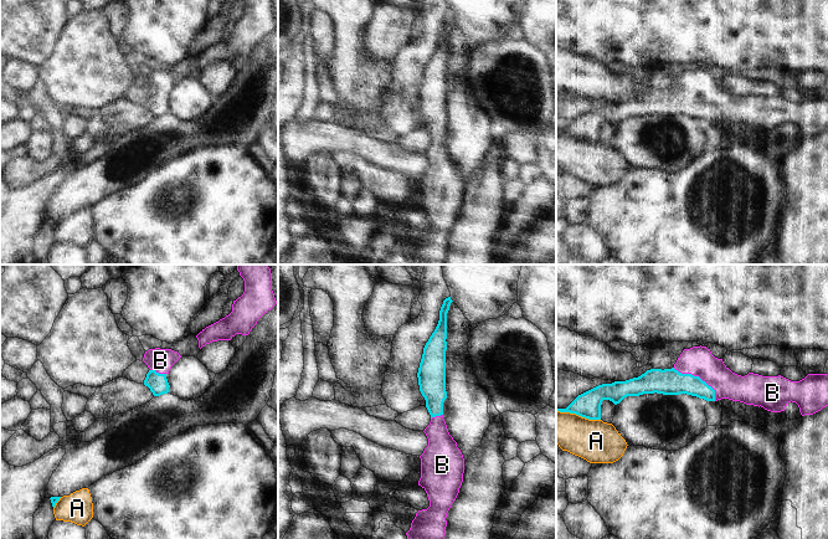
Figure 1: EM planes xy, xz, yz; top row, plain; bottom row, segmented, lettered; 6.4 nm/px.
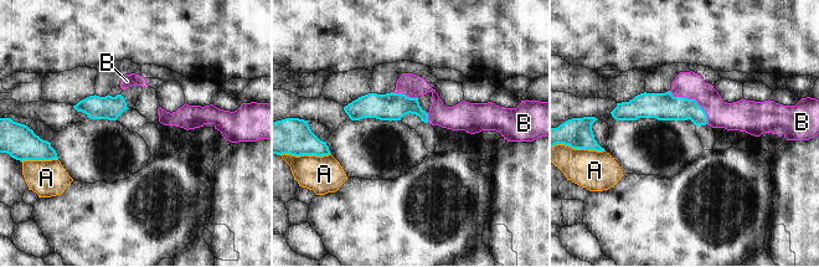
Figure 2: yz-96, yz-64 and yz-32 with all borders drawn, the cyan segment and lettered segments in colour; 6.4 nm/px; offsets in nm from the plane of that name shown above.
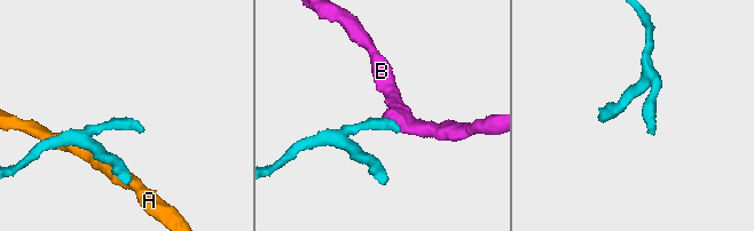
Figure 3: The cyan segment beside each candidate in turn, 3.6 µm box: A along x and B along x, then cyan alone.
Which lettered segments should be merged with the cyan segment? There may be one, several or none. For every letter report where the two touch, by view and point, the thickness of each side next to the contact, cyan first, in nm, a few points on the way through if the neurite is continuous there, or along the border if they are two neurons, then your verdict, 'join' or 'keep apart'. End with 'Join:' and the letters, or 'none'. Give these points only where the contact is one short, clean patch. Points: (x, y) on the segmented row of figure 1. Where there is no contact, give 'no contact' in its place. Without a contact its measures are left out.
A: yz (579, 415) | 170/280 nm | keep apart
B: yz (698, 376) | 180/190 nm | across yz (669, 381), (687, 376), (698, 376), (699, 362) | join
Join: B

